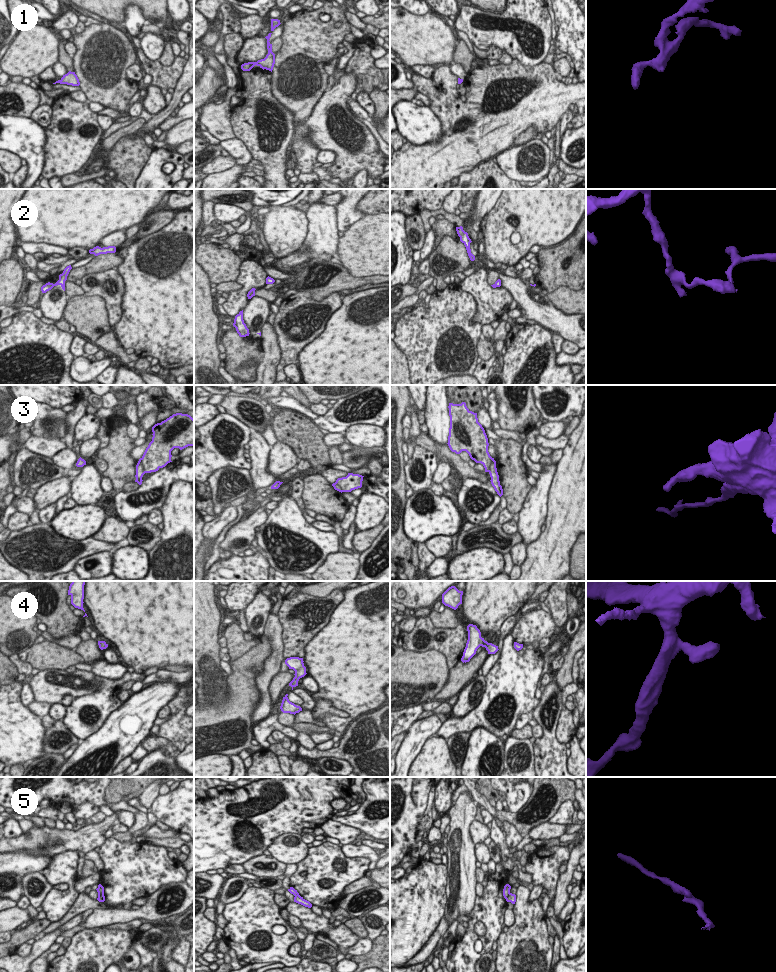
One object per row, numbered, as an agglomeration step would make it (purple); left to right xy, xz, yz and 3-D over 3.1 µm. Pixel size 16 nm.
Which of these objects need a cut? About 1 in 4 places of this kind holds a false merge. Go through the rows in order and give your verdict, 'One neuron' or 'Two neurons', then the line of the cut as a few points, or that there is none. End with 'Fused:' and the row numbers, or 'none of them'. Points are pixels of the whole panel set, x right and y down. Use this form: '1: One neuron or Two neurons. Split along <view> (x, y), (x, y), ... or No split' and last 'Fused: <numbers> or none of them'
1: One neuron. No split
2: Two neurons. Split along xy (54, 284), (52, 286)
3: Two neurons. Split along xy (139, 459), (145, 472)
4: One neuron. No split
5: Two neurons. Split along yz (510, 893), (506, 899)
Fused: 2, 3, 5

